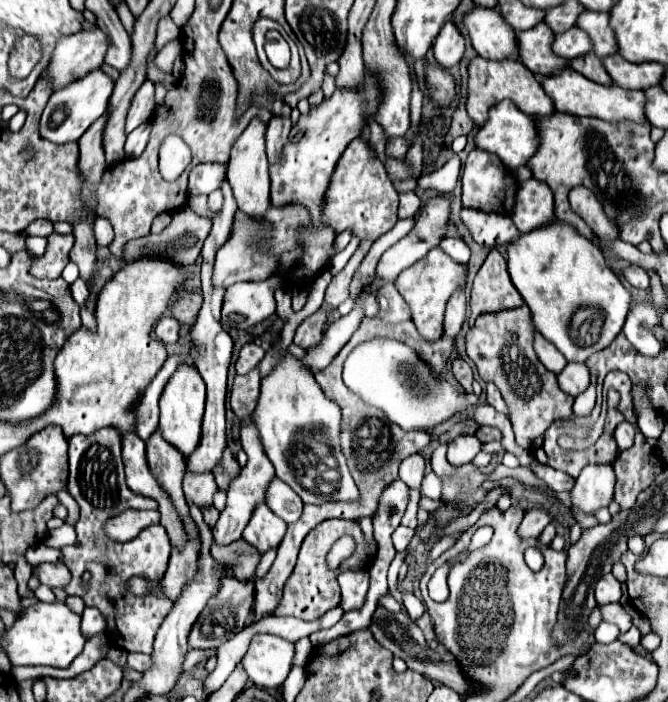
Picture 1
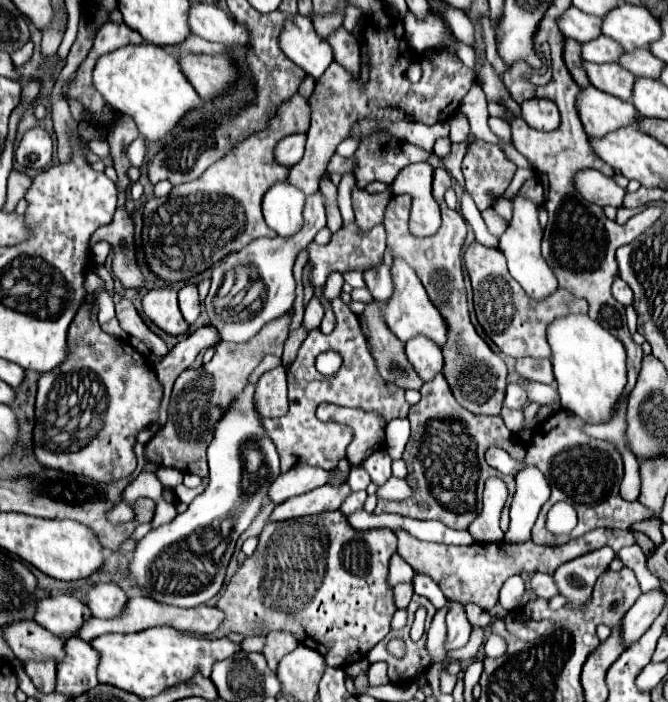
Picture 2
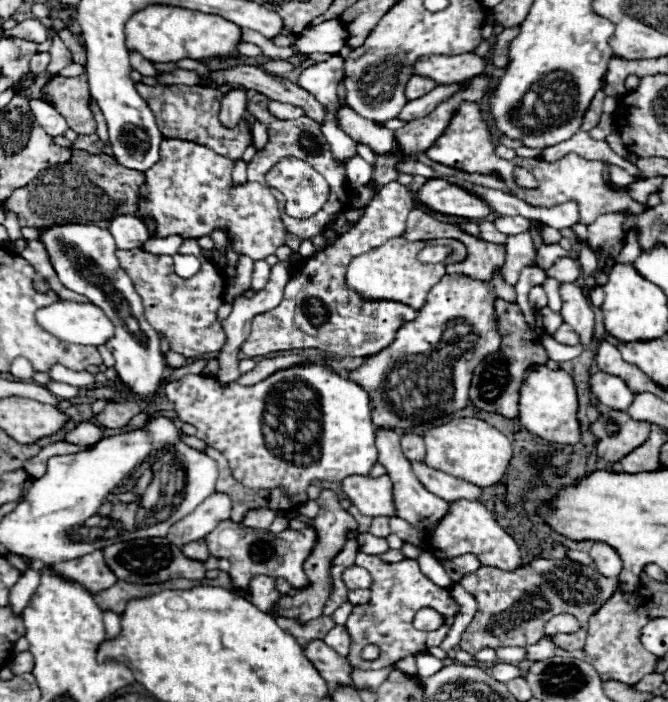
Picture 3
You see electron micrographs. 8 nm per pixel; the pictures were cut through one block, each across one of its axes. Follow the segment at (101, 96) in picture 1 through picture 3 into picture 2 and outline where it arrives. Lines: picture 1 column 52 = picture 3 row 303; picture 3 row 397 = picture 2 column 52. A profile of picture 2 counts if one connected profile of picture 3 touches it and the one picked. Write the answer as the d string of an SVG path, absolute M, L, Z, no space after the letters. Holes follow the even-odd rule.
M36 126L22 136L20 146L16 150L16 162L24 168L42 170L44 166L50 164L52 152L54 152L54 142L50 134L42 126Z

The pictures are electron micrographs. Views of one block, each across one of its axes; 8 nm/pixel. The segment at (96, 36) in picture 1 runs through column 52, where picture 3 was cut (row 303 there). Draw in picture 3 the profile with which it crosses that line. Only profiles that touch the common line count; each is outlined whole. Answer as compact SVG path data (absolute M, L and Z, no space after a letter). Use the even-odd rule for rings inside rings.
M60 300L36 310L36 322L62 342L102 346L114 334L110 318L92 304Z

